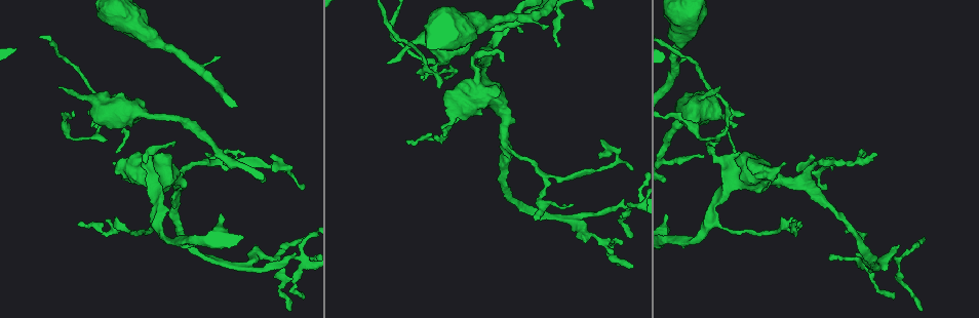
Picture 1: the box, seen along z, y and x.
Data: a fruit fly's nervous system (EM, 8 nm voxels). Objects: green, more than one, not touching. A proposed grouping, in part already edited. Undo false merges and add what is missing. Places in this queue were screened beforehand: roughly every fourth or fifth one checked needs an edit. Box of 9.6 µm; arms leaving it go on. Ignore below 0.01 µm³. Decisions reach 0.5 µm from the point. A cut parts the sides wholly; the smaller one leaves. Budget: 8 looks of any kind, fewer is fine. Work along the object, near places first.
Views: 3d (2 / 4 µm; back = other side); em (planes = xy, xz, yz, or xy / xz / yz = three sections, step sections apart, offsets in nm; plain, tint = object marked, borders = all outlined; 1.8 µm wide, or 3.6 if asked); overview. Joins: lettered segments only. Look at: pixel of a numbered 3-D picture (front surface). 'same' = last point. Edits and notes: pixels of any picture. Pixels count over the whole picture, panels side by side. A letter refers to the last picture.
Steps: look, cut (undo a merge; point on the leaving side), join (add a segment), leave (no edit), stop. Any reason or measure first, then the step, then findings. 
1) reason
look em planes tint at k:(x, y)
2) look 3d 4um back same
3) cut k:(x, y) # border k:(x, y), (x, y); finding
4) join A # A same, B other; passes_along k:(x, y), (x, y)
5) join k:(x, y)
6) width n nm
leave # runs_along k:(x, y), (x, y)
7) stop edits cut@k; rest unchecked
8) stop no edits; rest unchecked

free end
look em planes borders at 1:(559, 45)

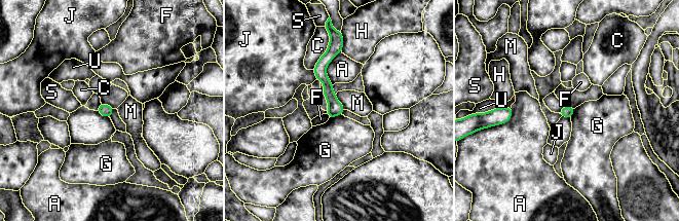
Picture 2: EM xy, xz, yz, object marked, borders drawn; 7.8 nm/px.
leave # A other, C other, F other, G other, H other, J other, M other, S other, U other; border 2:(341, 114), (329, 118); none of them fits

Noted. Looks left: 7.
looks like a crossing
look 3d 2um at 1:(861, 255)

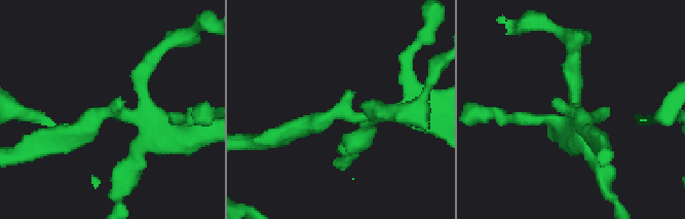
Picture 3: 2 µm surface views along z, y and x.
arms 4; shape alone is not enough
look em planes borders at 3:(137, 122)

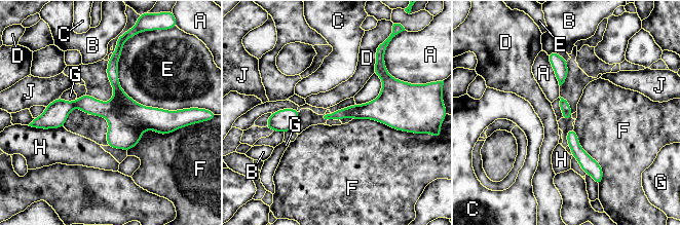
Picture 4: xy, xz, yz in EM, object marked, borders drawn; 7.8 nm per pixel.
leave # A other, B other, C other, D other, E other, F other, G other, H other, J other; runs_along 4:(168, 113), (71, 105), (45, 120); all the same neuron

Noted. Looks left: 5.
thin neck
look em planes plain at 1:(546, 175)

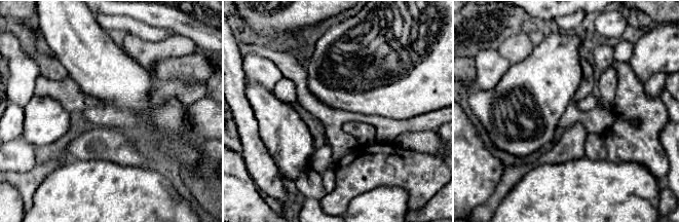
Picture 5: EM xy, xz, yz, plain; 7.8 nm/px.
look em planes borders same

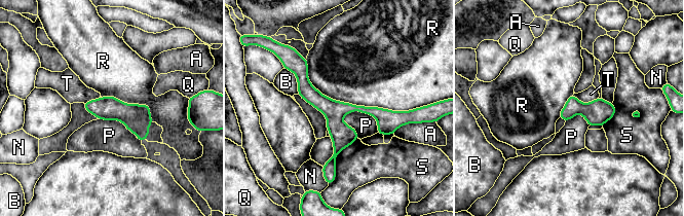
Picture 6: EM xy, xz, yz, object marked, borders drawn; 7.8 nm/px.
leave # A other, B other, N other, P other, Q other, R other, S other, T other; runs_along 6:(292, 68), (330, 108), (400, 118); continuous, no second neuron

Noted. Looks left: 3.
stop no edits; rest unchecked

